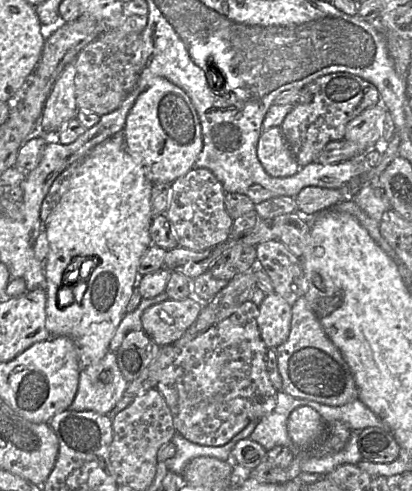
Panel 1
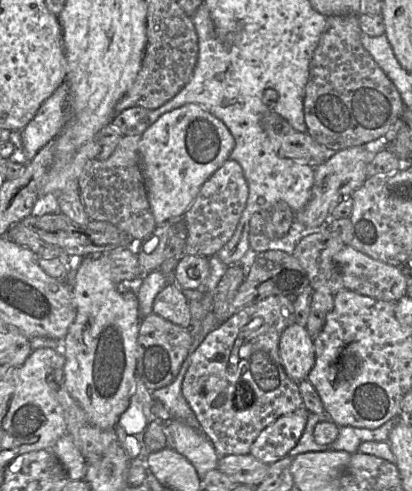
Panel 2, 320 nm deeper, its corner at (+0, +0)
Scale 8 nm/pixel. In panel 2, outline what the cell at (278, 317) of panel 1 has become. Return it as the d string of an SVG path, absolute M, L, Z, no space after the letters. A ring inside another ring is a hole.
M294 322L282 332L279 339L279 355L286 374L299 383L315 364L313 338L306 327Z

